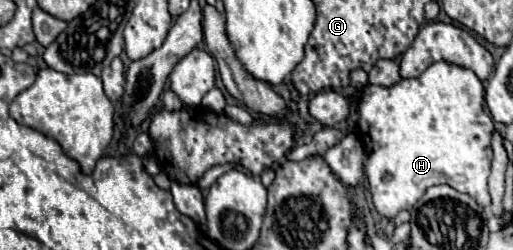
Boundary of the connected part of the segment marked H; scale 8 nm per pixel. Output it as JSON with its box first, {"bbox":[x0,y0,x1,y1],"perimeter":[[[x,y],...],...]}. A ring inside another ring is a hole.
{"bbox":[357,62,493,218],"perimeter":[[[435,62],[421,76],[411,80],[399,80],[391,88],[383,86],[365,86],[359,98],[359,120],[357,134],[365,144],[365,176],[373,194],[373,204],[381,218],[393,218],[401,210],[411,210],[425,190],[433,184],[449,184],[459,192],[469,194],[477,200],[479,206],[489,208],[491,196],[487,190],[487,178],[491,170],[491,130],[493,120],[483,110],[485,88],[473,70],[449,64]],[[385,174],[391,178],[385,180]]]}

